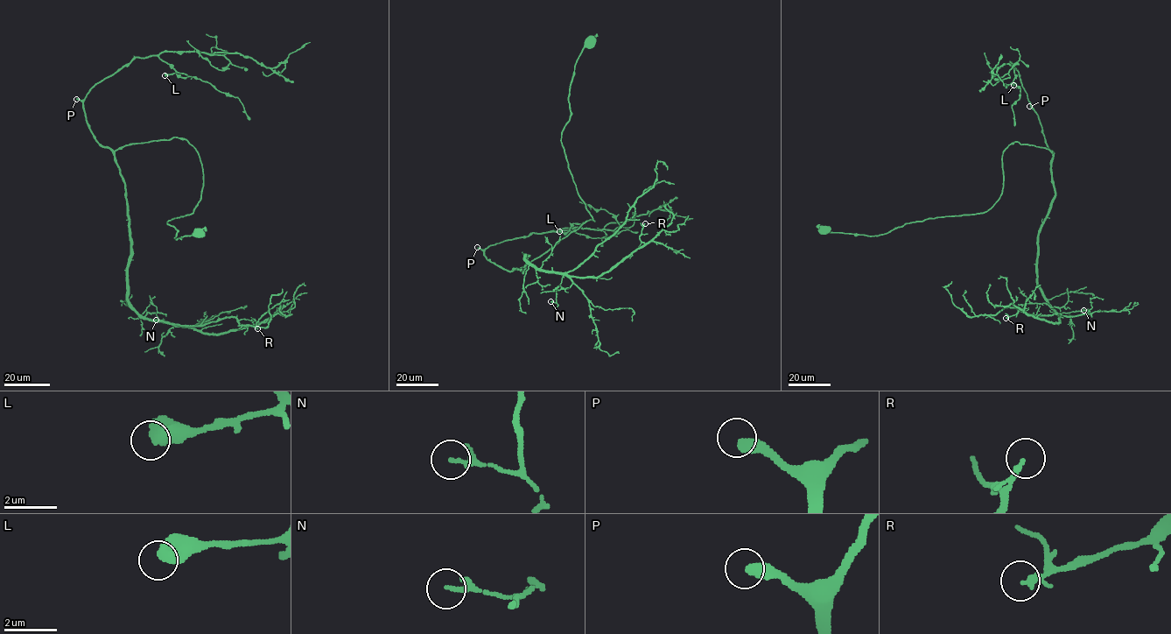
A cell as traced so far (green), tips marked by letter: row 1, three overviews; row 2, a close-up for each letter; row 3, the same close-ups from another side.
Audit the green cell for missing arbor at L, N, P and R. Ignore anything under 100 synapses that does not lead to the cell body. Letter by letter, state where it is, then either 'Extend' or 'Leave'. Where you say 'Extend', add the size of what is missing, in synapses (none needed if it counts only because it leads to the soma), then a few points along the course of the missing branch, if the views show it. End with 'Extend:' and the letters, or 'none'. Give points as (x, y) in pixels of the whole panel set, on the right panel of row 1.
L: Place: (1013, 85). Leave
N: Place: (1083, 310). Leave
P: Place: (1029, 106). Extend. Roughly 200 synapses. Course of what is missing: (1029, 106), (1024, 103), (1027, 106), (1013, 80), (1020, 97), (1012, 119), (1026, 137), (1027, 151), (1019, 170)
R: Place: (1006, 318). Leave
Extend: P

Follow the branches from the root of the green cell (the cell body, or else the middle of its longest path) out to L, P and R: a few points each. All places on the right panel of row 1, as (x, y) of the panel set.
L: (824, 230), (878, 235), (986, 211), (1001, 193), (1010, 144), (1053, 154), (1013, 66), (1013, 85)
P: (824, 230), (878, 235), (929, 218), (986, 211), (1001, 193), (1002, 152), (1010, 144), (1053, 154), (1029, 106)
R: (824, 230), (878, 235), (984, 213), (1010, 144), (1048, 149), (1055, 198), (1037, 279), (1059, 321), (1006, 318)

